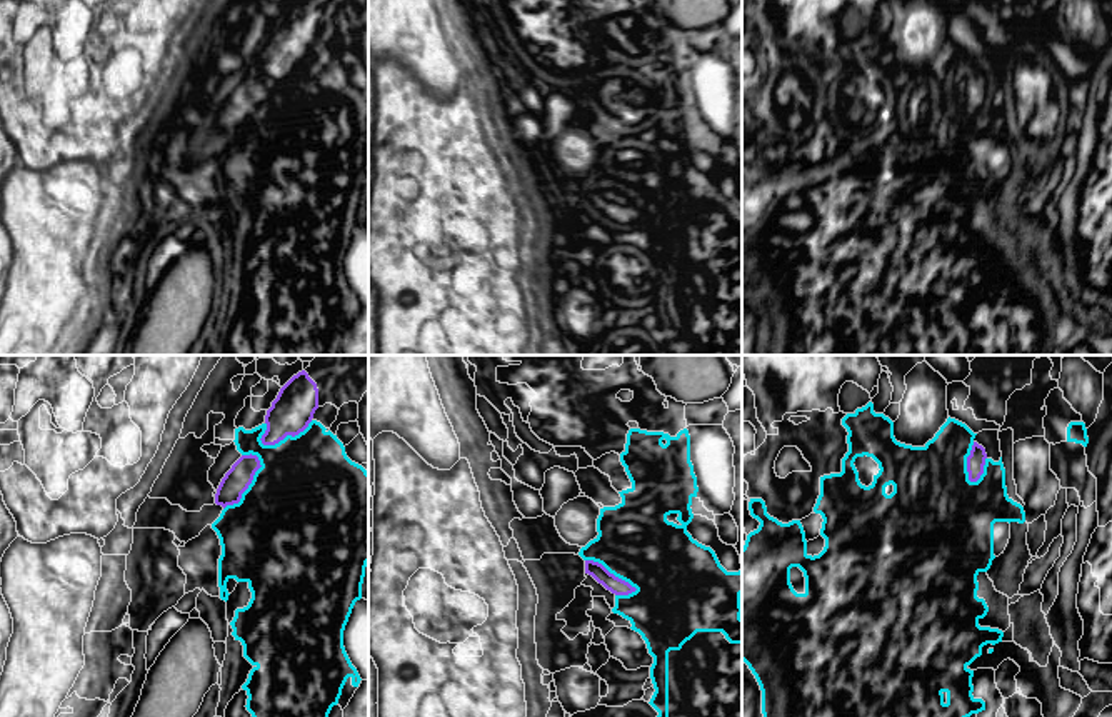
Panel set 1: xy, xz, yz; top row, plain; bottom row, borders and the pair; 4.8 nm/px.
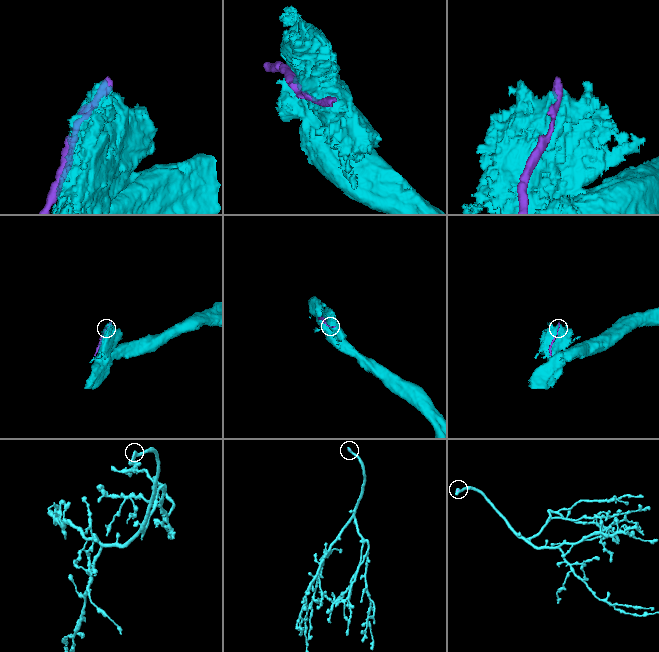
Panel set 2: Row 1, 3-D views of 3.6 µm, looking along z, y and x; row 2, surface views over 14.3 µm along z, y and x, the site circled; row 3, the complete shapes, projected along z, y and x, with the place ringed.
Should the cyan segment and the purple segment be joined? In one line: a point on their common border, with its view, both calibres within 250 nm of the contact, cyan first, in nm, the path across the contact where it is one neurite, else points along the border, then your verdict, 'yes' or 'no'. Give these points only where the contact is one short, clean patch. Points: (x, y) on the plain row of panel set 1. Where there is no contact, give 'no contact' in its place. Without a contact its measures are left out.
xy (249, 112) | 500/120 nm | no

